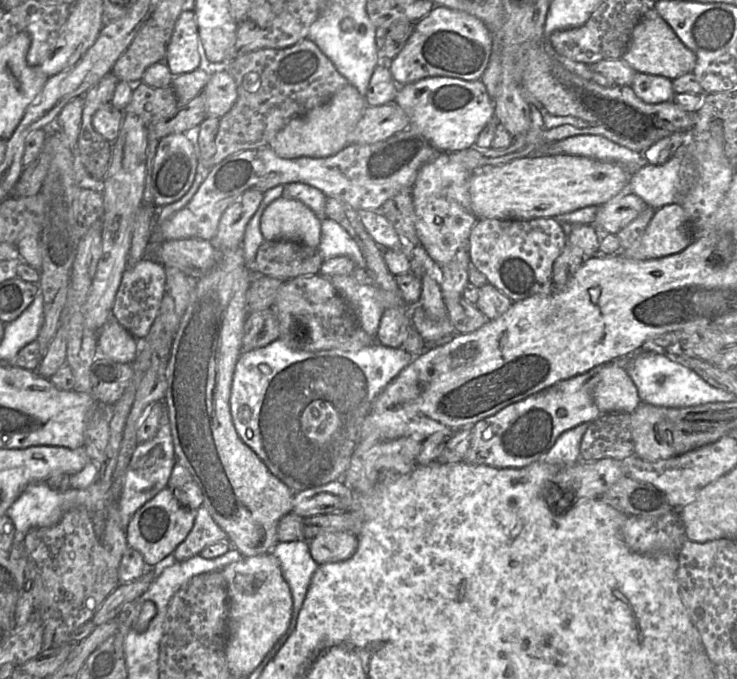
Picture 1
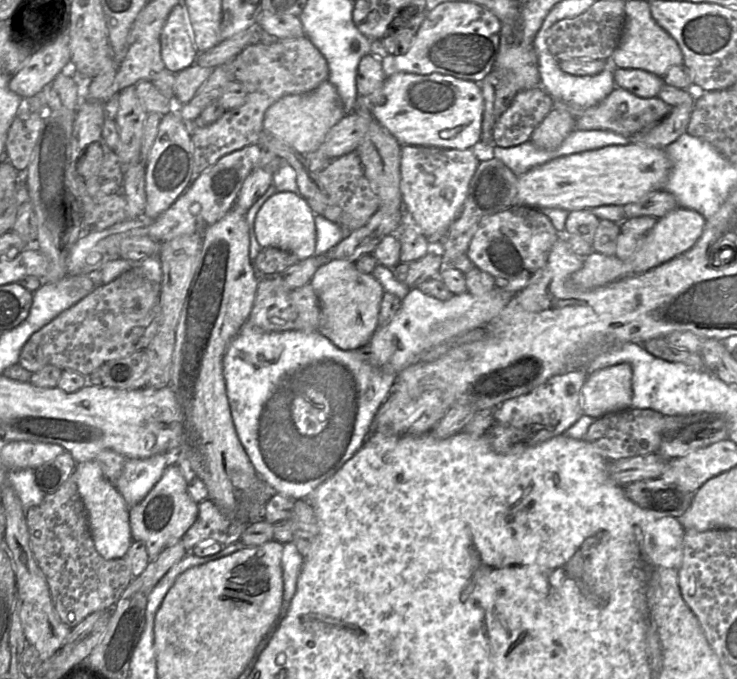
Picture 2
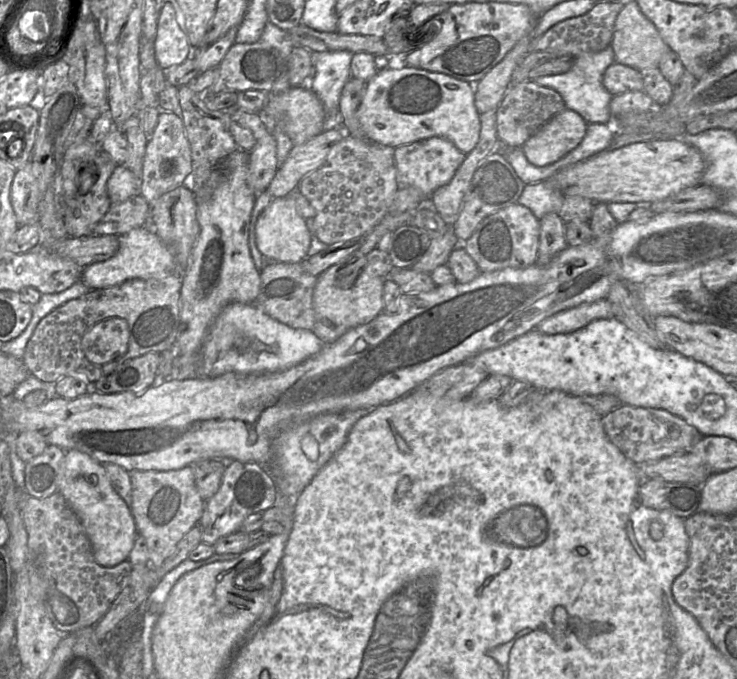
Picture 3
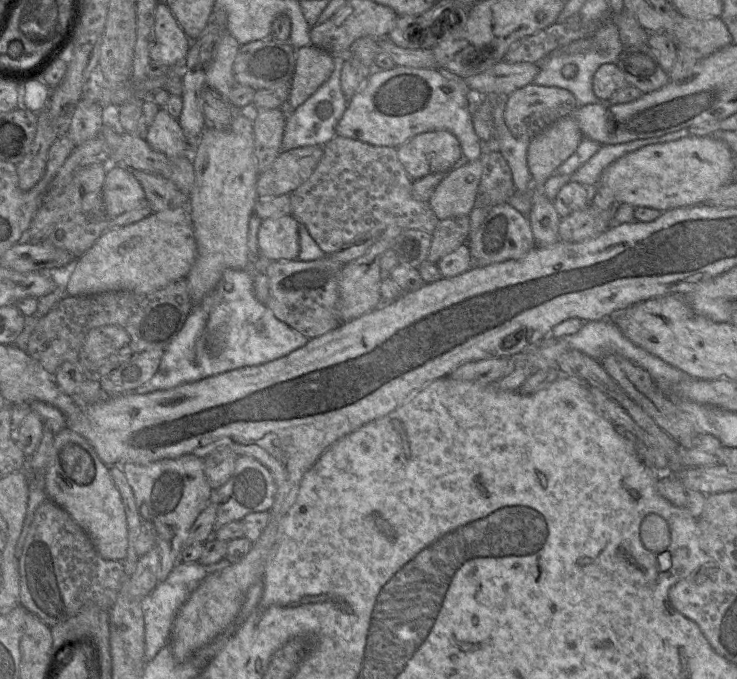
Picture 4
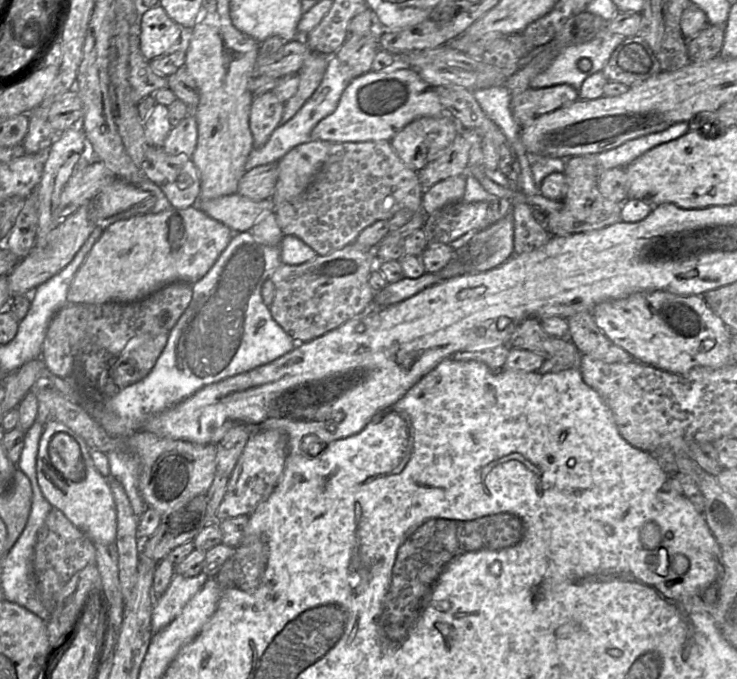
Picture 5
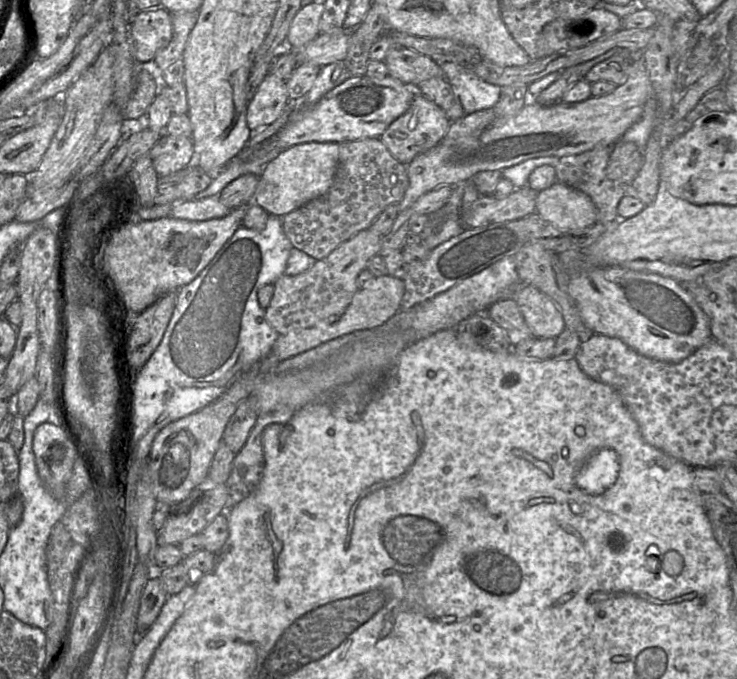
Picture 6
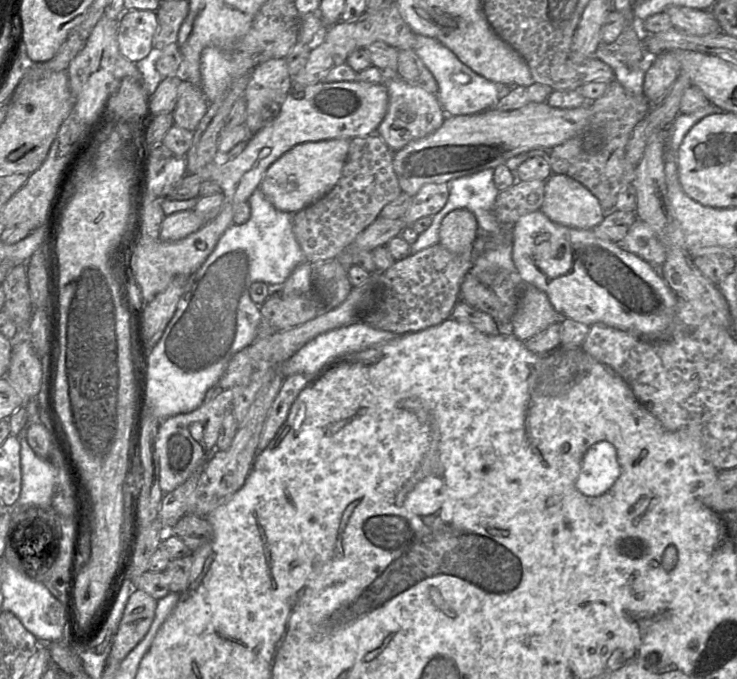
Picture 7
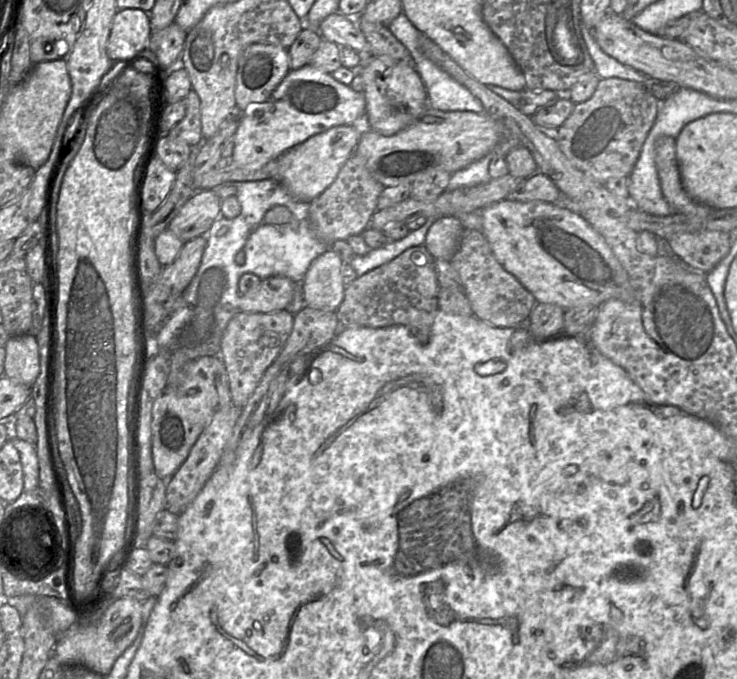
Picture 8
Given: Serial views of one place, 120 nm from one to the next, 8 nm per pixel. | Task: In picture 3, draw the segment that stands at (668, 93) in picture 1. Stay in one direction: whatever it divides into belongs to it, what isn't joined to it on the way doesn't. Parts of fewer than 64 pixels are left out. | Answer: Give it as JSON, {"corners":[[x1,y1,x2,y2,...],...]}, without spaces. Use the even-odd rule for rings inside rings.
{"corners":[[617,62,612,63,605,70,602,84,613,96,644,89,640,71]]}

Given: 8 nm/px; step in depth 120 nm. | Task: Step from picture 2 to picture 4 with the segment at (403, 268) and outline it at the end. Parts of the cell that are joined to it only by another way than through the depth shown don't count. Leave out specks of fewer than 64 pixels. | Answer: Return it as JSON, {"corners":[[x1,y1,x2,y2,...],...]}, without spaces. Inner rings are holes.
{"corners":[[461,215,440,220,432,235,432,243,427,261,437,264,441,258,462,244,466,244,470,234,470,217]]}

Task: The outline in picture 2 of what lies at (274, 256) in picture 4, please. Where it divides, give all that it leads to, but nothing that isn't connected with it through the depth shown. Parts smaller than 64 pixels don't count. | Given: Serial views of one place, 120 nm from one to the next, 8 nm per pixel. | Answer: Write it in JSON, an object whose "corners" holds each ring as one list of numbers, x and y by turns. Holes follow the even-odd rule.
{"corners":[[281,192,271,196,257,213,254,229,262,248,273,247,295,254,300,260,315,256,315,214,298,193]]}

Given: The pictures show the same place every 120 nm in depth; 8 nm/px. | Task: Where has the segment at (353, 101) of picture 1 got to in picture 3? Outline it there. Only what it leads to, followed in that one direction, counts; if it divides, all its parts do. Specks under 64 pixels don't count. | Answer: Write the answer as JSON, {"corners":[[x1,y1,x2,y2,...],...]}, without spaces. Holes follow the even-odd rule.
{"corners":[[308,86,290,87,281,93,270,93,261,112,267,130,281,125,294,145,301,145,323,132,325,110]]}

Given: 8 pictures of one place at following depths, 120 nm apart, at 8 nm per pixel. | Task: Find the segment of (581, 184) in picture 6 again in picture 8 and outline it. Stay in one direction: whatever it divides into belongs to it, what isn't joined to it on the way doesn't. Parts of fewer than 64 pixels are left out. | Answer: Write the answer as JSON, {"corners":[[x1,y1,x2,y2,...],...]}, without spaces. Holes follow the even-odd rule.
{"corners":[[620,78,601,79,593,96,575,104,553,137,574,167,604,185,610,178,628,177,633,170,656,120,658,102,642,83]]}

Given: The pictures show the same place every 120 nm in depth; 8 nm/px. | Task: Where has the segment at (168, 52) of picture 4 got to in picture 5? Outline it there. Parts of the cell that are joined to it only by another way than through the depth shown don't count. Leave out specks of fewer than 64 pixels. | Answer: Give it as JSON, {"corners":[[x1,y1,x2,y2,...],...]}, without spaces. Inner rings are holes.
{"corners":[[160,5,145,8,140,17,139,48,148,61,160,57,178,44,181,26]]}

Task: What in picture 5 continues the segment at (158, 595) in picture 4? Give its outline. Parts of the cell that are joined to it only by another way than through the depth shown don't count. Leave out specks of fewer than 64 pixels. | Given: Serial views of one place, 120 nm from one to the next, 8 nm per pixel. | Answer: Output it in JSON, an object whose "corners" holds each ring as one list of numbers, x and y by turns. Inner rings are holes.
{"corners":[[202,572,195,577,184,577,174,573,167,590,152,608,152,635,169,625,208,579,209,577]]}

